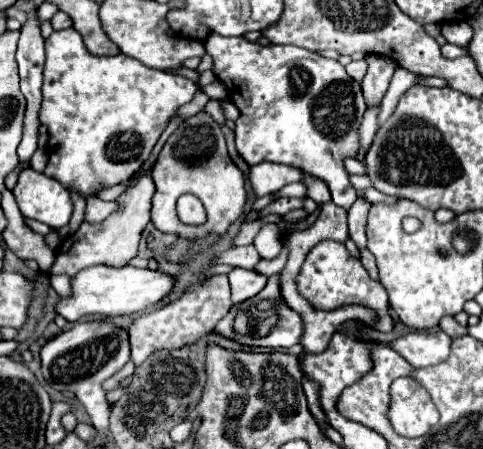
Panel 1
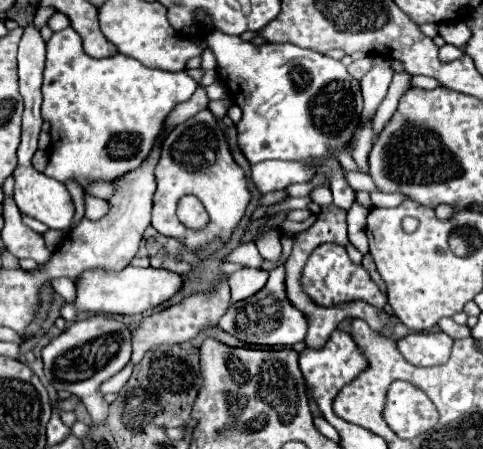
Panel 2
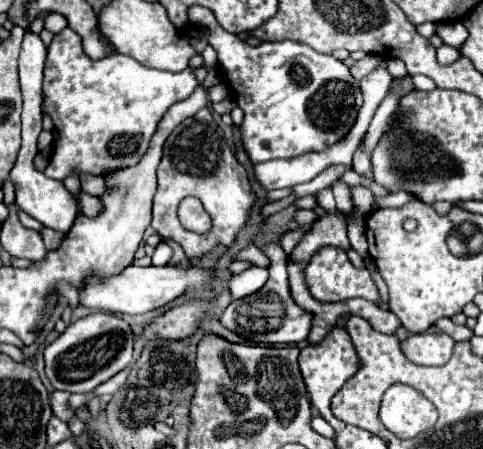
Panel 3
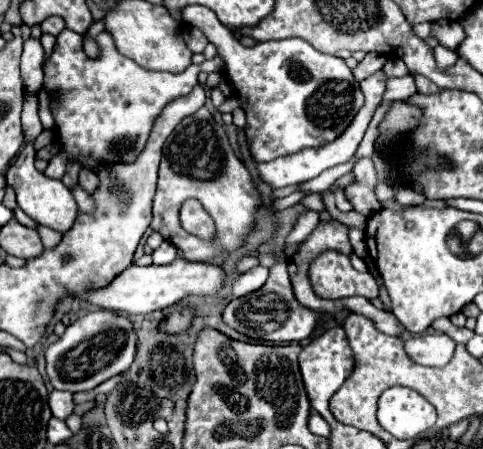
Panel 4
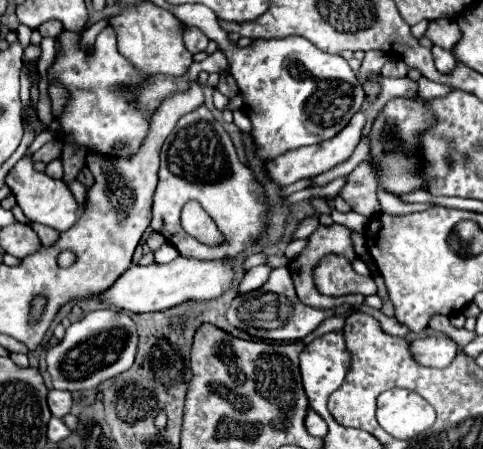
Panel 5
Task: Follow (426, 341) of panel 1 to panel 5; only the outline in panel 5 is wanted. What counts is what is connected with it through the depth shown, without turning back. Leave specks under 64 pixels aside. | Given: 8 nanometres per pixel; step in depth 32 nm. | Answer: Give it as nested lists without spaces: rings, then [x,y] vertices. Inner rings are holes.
[[[424,336],[410,342],[410,352],[418,364],[446,368],[456,356],[456,344],[448,336]]]

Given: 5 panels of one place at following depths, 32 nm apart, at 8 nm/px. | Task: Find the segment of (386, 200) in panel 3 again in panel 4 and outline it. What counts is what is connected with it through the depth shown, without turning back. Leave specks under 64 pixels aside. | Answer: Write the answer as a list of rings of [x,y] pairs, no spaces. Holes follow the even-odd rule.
[[[412,189],[398,191],[394,199],[400,205],[423,204],[426,201],[426,198],[422,193]]]

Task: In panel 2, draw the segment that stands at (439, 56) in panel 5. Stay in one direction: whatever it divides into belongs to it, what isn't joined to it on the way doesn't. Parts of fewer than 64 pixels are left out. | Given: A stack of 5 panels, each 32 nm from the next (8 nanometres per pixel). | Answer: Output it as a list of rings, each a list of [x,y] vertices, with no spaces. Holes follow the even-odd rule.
[[[444,44],[444,46],[440,48],[440,58],[442,58],[444,62],[456,60],[456,58],[460,58],[460,56],[464,56],[464,50],[462,50],[462,48],[456,48],[456,46],[452,46],[452,44]]]

